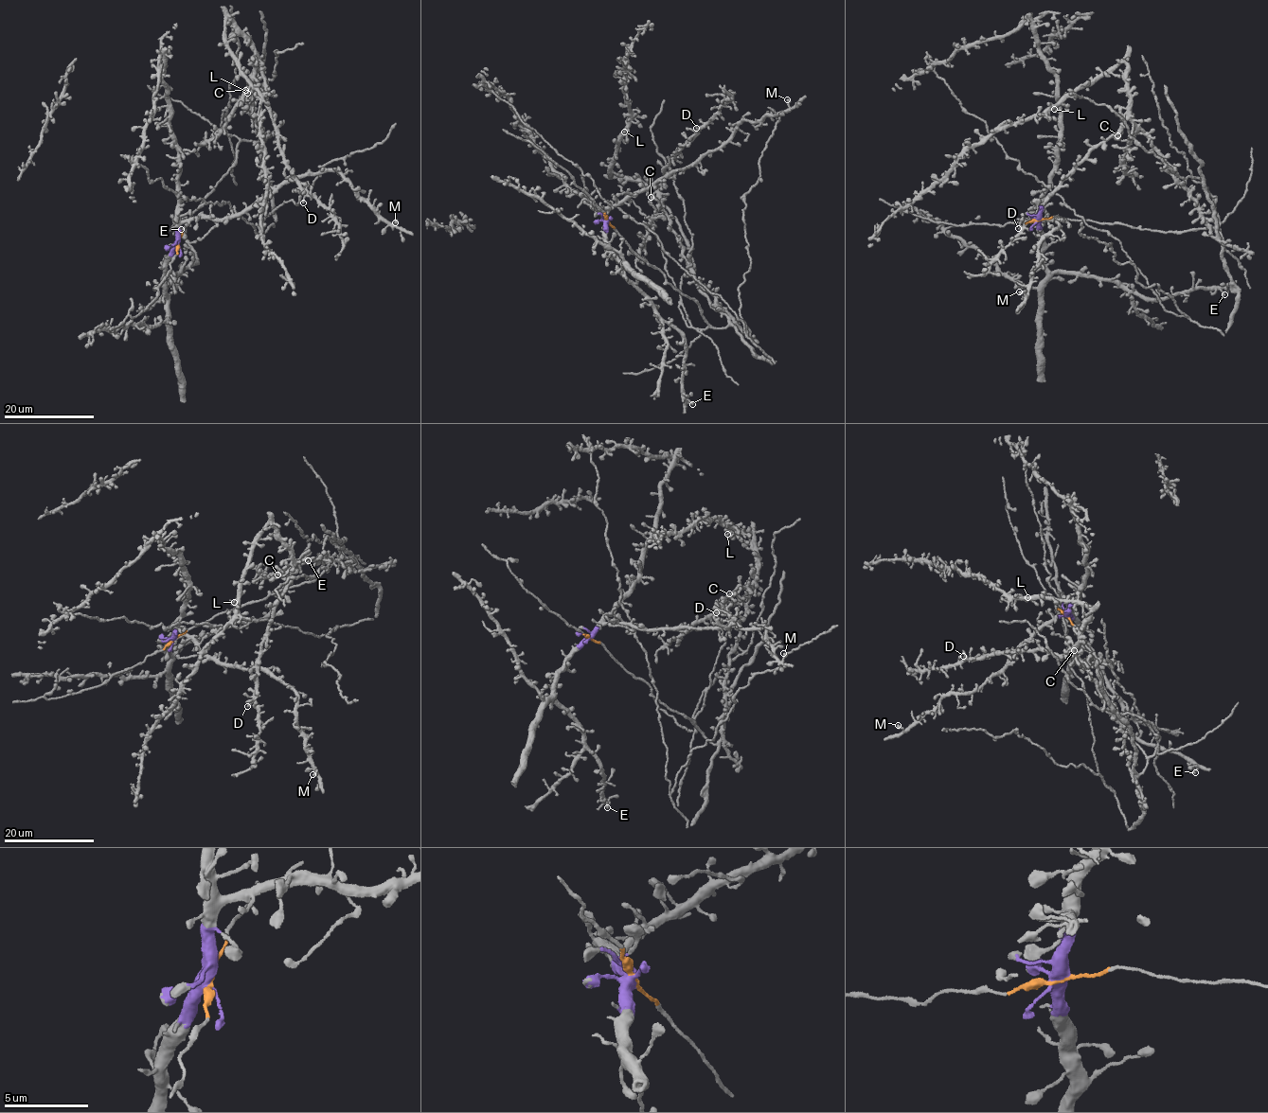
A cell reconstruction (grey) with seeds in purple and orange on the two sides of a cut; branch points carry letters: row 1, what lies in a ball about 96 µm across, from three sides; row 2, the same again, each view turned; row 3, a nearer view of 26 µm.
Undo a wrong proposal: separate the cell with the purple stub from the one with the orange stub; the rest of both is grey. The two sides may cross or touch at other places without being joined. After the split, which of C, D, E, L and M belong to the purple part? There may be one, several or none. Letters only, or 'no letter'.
E, M

